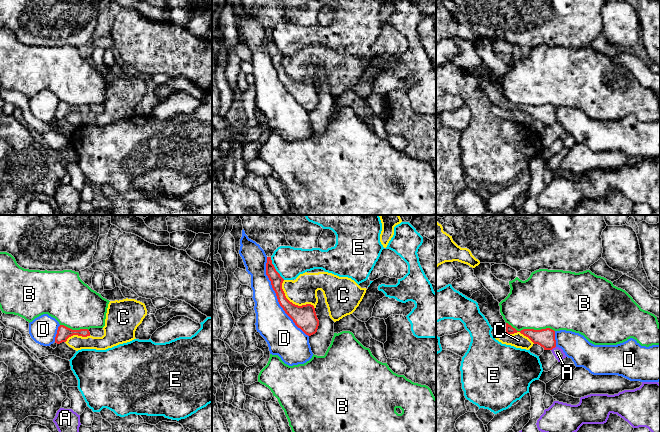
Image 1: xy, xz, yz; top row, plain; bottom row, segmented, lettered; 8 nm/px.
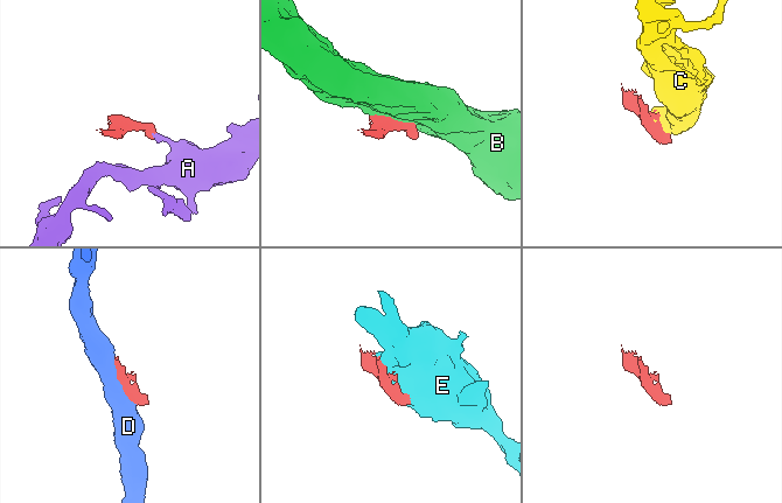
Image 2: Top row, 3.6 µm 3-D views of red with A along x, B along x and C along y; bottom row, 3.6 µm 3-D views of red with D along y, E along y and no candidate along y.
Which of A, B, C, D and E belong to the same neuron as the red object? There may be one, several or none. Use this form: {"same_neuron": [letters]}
{"same_neuron": []}

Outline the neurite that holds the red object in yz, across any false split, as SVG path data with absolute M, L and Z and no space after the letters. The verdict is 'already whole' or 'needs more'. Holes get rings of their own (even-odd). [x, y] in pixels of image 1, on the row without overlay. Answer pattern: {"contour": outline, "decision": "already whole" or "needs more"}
{"contour": "M485 63L473 69L470 75L478 79L480 88L485 92L493 105L507 110L520 108L528 113L534 120L543 123L544 126L552 126L556 123L555 107L550 104L541 106L523 105L517 107L506 99L500 89L499 78L494 75L493 71Z", "decision": "needs more"}

